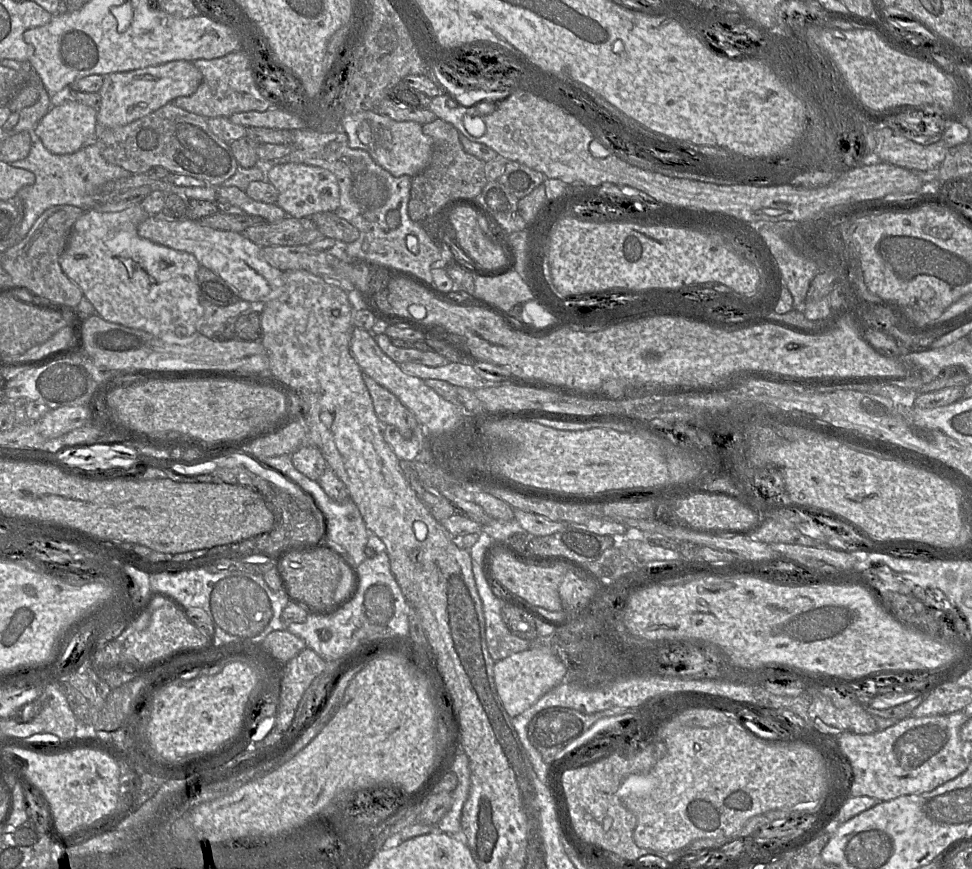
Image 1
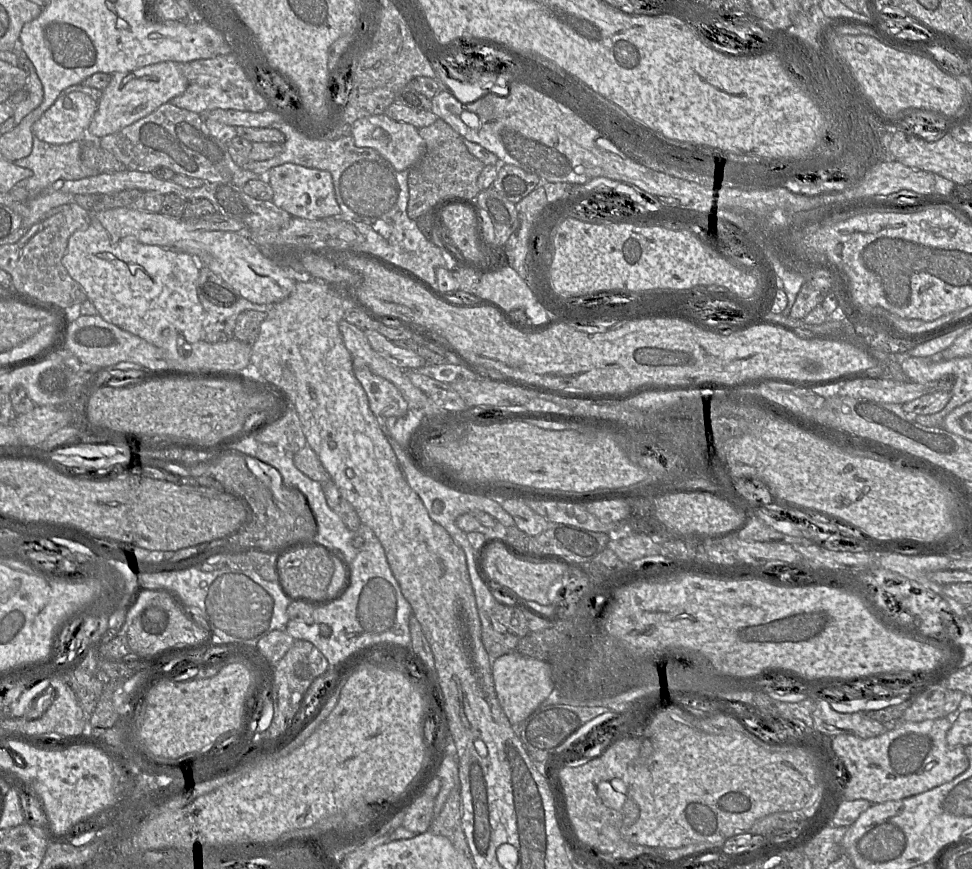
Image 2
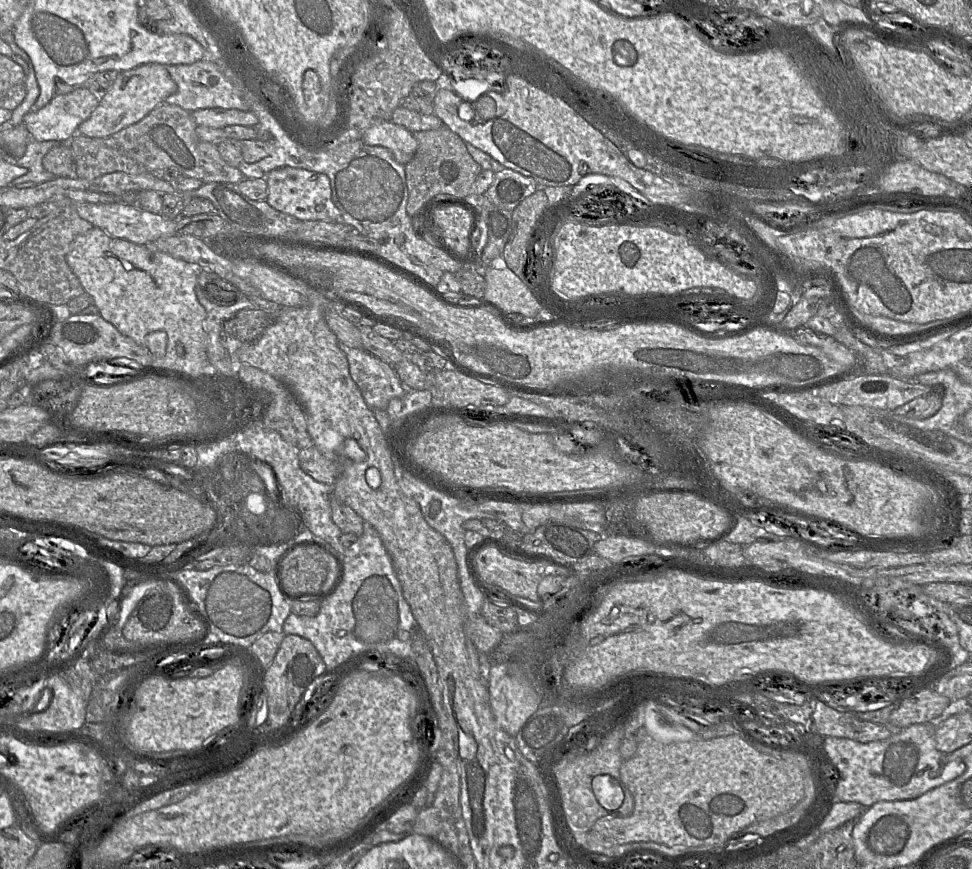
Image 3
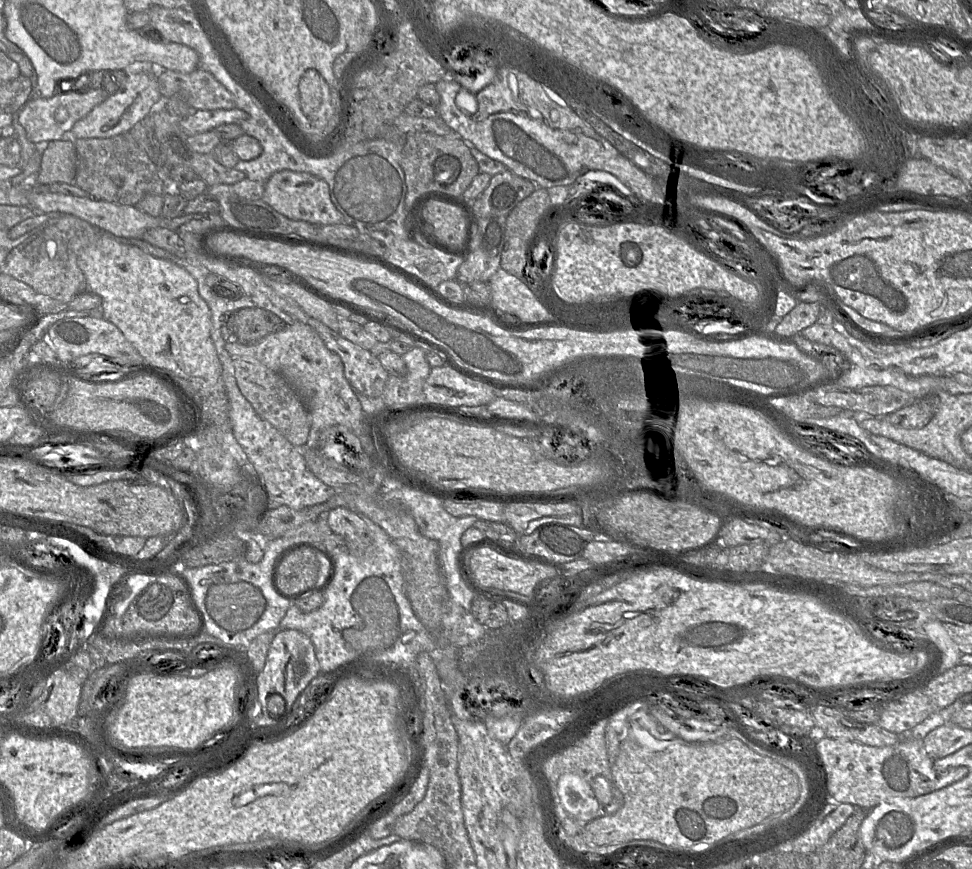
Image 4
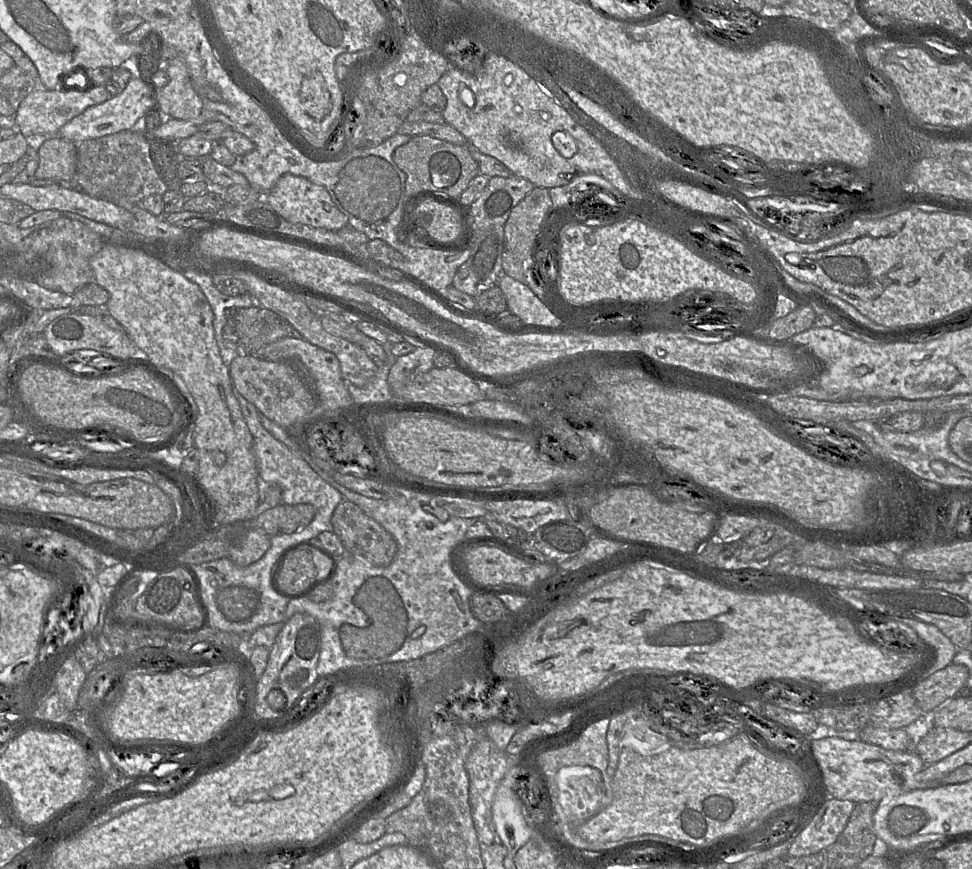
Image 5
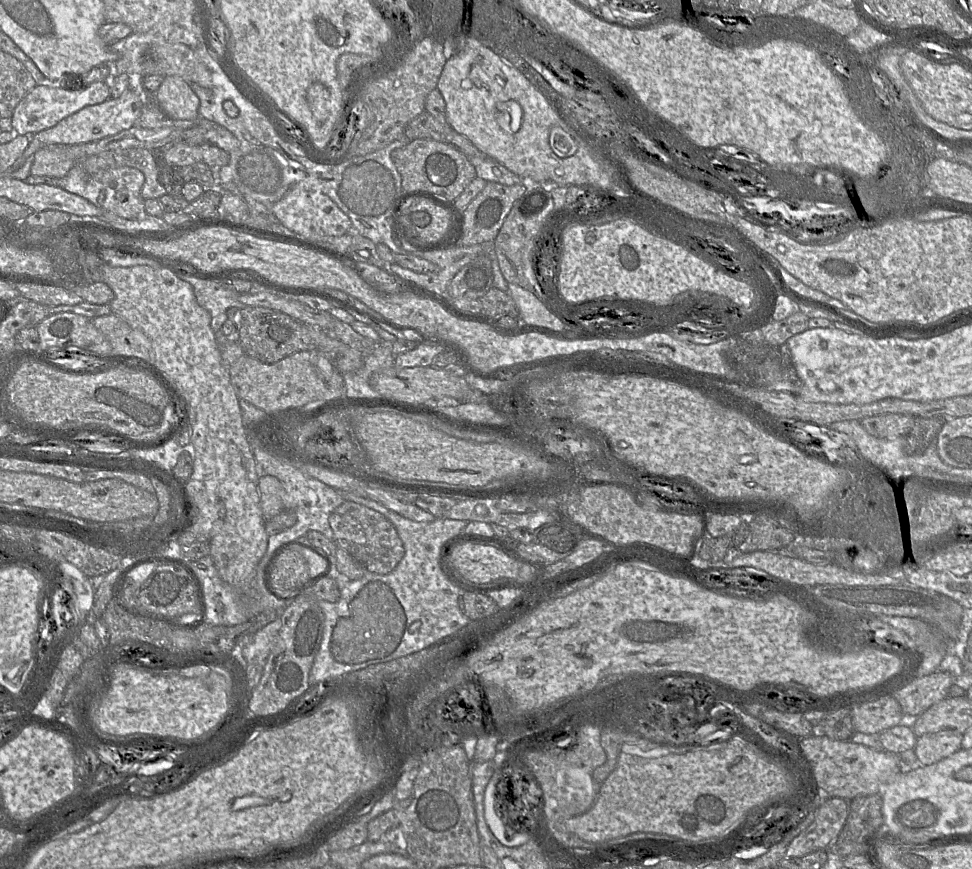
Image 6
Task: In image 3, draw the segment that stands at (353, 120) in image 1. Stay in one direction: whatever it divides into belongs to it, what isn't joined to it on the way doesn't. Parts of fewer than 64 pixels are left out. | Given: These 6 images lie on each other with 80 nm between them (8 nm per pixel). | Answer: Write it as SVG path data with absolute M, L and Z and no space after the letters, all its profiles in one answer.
M391 120L377 123L365 130L362 140L367 145L387 148L395 160L403 165L413 158L418 148L413 133Z

